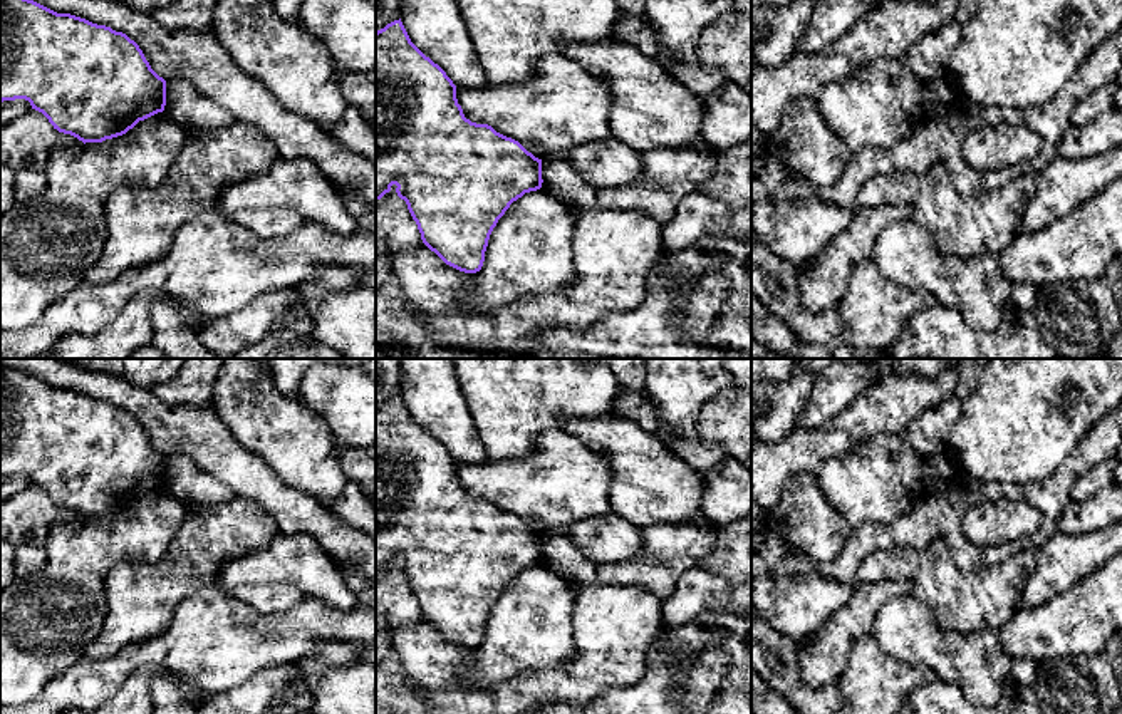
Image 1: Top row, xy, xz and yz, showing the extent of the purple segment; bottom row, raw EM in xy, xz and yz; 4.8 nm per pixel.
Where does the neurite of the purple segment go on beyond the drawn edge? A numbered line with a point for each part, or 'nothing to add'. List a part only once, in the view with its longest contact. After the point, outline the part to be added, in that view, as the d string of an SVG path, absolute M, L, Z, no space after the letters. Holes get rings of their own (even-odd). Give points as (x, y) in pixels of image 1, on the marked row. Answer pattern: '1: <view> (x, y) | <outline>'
nothing to add

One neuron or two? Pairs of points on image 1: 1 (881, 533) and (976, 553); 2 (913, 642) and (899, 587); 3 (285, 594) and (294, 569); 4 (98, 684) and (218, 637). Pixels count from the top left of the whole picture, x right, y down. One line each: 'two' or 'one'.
1: one
2: two
3: two
4: one

